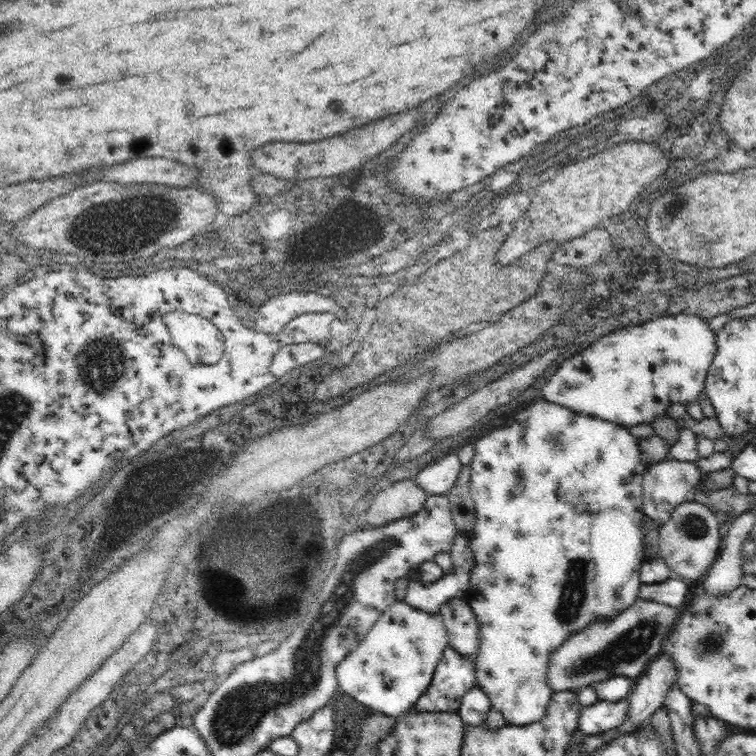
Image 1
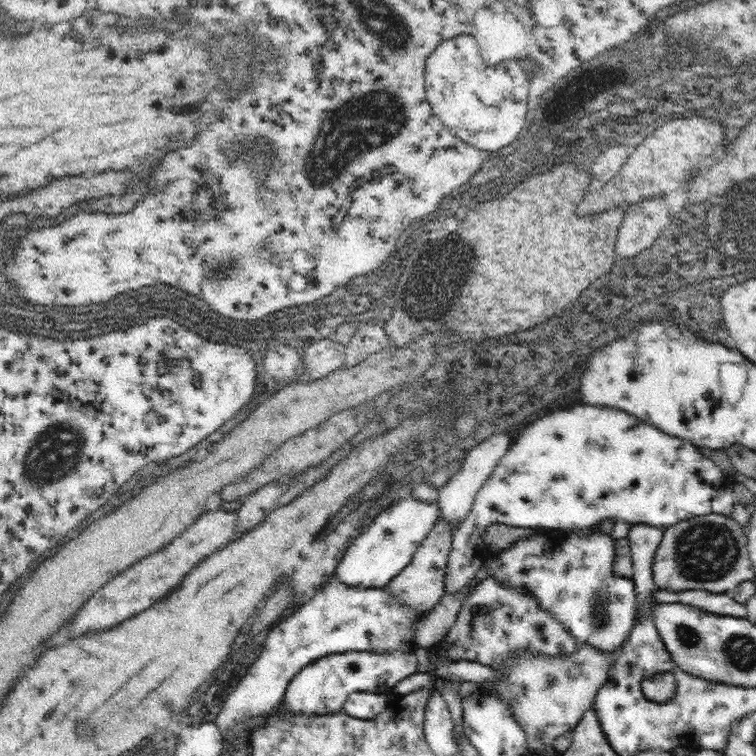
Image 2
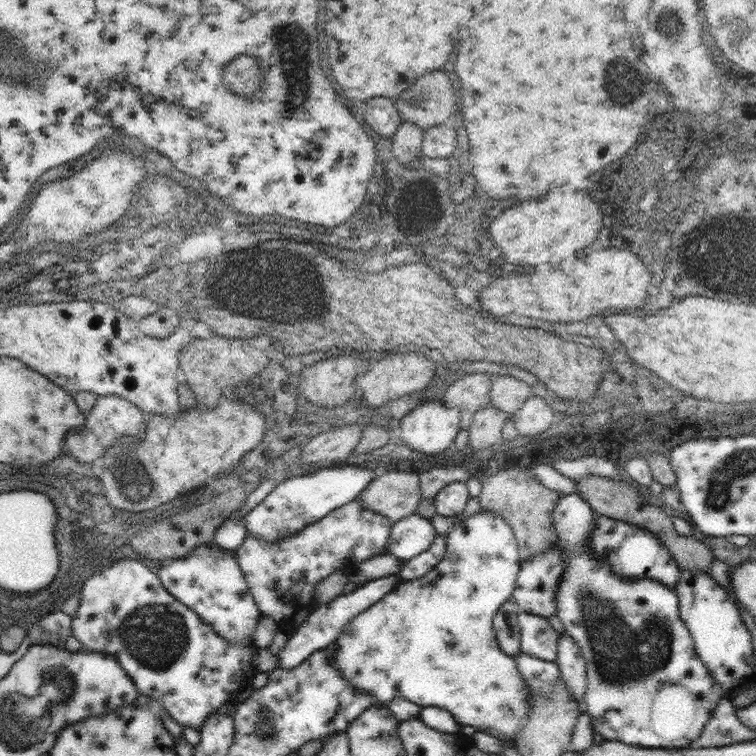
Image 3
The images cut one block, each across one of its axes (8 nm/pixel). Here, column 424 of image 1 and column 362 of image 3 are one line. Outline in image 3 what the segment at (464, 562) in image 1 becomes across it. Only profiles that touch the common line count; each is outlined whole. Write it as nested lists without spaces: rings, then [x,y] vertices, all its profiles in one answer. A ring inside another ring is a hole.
[[[387,576],[387,578],[375,578],[369,580],[365,584],[357,584],[357,590],[353,590],[351,594],[345,596],[337,596],[335,602],[327,602],[327,604],[317,604],[311,614],[305,620],[297,620],[297,628],[291,634],[291,638],[285,642],[283,650],[279,654],[275,654],[277,658],[277,668],[281,670],[291,670],[295,666],[299,666],[305,658],[309,658],[315,650],[325,650],[329,644],[333,644],[337,640],[337,636],[343,632],[343,628],[363,610],[367,610],[369,606],[373,606],[377,600],[381,600],[385,594],[389,594],[395,586],[397,586],[399,578],[397,576]]]

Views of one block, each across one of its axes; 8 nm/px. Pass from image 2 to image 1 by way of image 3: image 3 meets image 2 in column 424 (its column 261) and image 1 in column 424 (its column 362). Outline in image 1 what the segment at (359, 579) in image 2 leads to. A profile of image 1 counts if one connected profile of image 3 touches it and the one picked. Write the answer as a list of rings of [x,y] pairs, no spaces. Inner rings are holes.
[[[450,454],[430,466],[426,466],[416,478],[414,482],[418,484],[420,490],[424,490],[430,496],[446,496],[448,490],[454,488],[454,484],[458,482],[462,464],[458,460],[458,454]]]

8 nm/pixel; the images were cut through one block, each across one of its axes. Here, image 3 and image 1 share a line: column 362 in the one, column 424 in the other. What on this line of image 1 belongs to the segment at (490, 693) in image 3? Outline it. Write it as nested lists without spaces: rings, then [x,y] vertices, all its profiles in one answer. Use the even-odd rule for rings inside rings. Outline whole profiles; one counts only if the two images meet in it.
[[[396,600],[388,612],[376,620],[366,638],[338,664],[336,678],[340,692],[352,696],[370,710],[382,710],[384,716],[400,718],[414,710],[430,688],[446,646],[450,644],[442,614],[420,612],[406,600]]]

